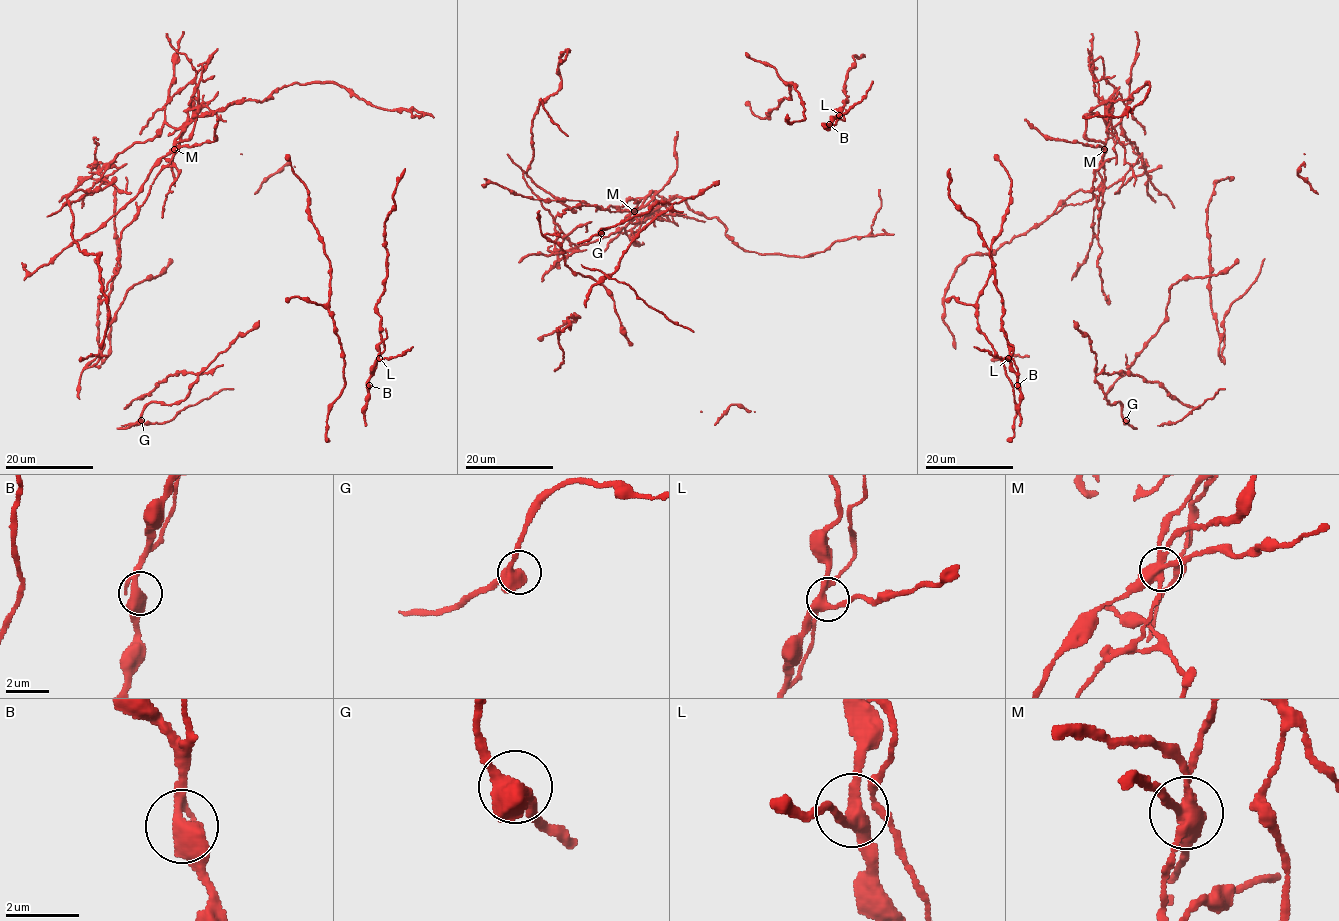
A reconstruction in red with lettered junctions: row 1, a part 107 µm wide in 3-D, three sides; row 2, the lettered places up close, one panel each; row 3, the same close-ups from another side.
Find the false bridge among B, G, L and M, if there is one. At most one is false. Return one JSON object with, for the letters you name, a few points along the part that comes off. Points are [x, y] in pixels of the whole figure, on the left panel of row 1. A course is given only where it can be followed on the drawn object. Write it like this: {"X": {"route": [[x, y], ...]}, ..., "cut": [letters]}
{"M": {"route": [[173, 149], [174, 140], [199, 116], [234, 102], [266, 99], [295, 83], [337, 83], [378, 107], [420, 116]]}, "cut": ["M"]}

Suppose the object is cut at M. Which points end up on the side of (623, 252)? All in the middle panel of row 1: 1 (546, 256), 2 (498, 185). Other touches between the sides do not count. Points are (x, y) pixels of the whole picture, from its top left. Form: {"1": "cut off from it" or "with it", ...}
{"1": "cut off from it", "2": "with it"}

